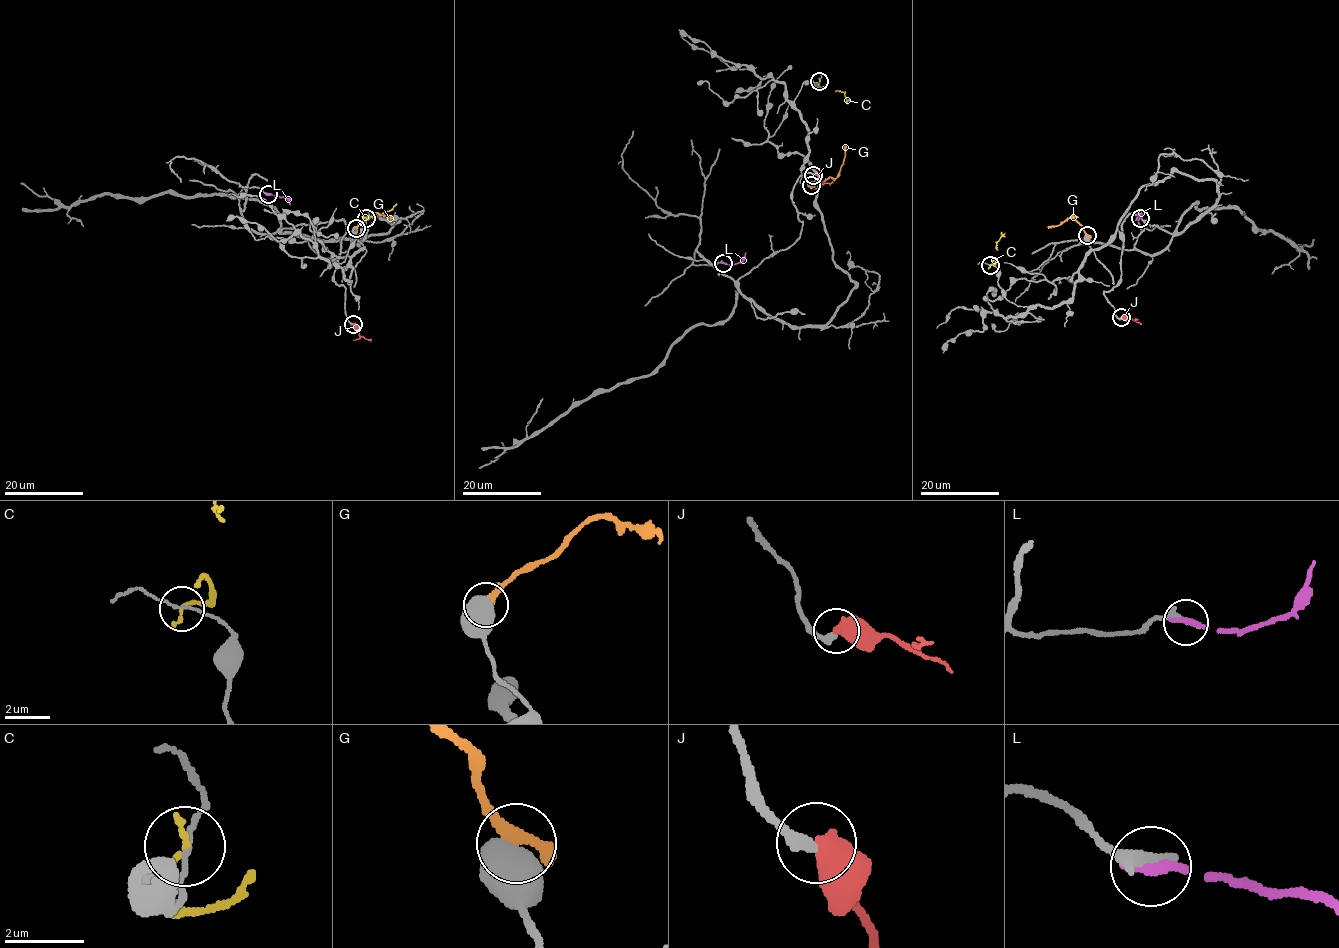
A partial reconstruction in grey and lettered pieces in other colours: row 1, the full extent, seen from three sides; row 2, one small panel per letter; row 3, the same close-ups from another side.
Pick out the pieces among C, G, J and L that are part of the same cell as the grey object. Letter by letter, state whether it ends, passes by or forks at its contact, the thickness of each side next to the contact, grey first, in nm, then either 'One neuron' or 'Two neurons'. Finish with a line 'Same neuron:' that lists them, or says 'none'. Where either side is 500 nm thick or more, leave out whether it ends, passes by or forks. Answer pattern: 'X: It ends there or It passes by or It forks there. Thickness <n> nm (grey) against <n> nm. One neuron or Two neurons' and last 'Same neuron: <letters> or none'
C: It ends there. Thickness 100 nm (grey) against 170 nm. Two neurons
G: Thickness 750 nm (grey) against 440 nm. Two neurons
J: Thickness 280 nm (grey) against 550 nm. One neuron
L: It ends there. Thickness 380 nm (grey) against 300 nm. Two neurons
Same neuron: J

